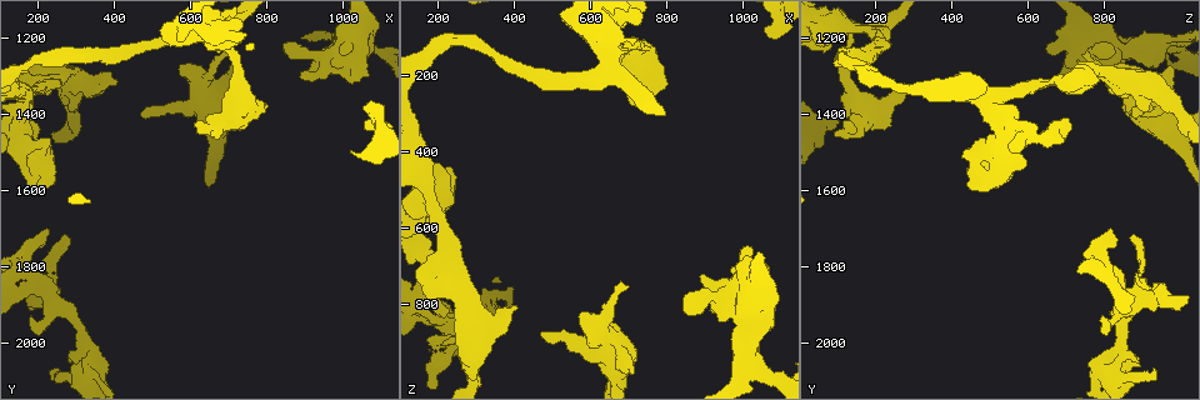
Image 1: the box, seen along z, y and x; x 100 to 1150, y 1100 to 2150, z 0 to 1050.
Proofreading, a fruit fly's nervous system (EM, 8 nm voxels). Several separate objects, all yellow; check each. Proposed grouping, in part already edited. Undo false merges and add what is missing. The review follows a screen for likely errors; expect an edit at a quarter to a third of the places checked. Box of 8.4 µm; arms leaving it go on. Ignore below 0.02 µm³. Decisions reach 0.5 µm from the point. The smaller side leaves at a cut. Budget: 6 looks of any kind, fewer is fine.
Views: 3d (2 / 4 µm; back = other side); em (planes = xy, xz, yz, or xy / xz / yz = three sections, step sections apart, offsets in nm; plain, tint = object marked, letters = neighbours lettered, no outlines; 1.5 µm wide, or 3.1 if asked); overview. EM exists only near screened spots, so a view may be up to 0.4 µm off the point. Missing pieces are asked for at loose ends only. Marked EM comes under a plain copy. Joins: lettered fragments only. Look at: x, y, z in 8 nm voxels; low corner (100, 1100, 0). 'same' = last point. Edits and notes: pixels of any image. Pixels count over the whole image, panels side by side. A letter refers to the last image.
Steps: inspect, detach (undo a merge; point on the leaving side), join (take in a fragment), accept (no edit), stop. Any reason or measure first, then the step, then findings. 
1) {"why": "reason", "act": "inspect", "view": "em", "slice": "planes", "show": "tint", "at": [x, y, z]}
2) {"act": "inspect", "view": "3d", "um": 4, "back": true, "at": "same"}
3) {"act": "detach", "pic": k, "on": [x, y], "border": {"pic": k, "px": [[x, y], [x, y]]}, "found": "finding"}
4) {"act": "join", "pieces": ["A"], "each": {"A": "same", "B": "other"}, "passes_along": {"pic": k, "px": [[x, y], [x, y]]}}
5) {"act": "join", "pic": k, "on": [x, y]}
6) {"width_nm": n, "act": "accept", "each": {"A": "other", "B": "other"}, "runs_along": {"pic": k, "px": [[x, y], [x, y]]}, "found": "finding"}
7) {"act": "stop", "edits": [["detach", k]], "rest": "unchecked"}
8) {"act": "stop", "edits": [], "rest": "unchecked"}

{"why": "free end", "act": "inspect", "view": "em", "slice": "planes", "show": "letters", "at": [175, 1840, 885]}

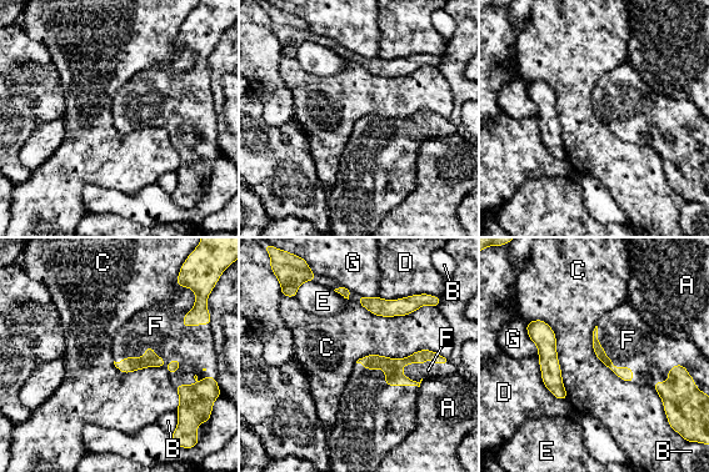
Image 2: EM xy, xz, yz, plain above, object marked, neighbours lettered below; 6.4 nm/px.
{"act": "join", "pieces": ["F"], "each": {"A": "other", "B": "other", "C": "other", "D": "other", "E": "other", "F": "same", "G": "other"}, "passes_along": {"pic": 2, "px": [[128, 365], [153, 347], [155, 326]]}, "found": "the neuron continues"}

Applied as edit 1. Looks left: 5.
{"why": "see it whole again", "act": "inspect", "view": "overview"}

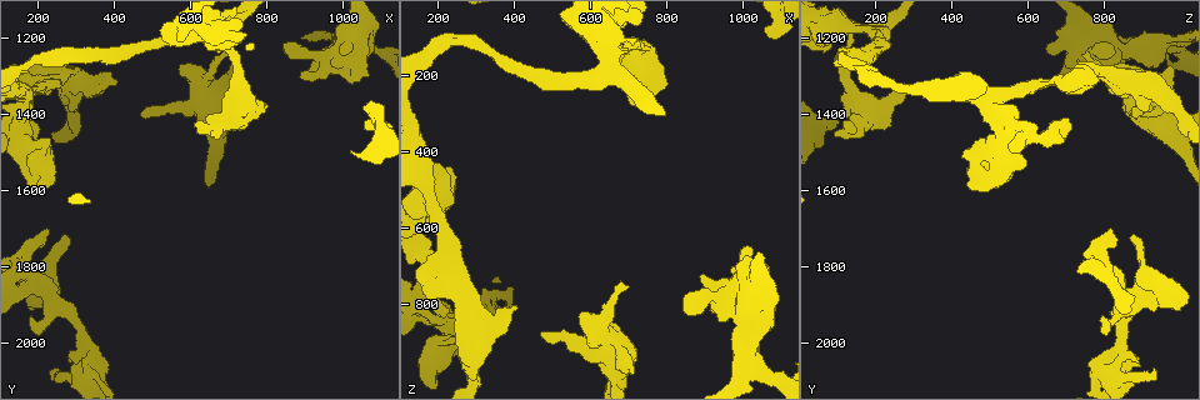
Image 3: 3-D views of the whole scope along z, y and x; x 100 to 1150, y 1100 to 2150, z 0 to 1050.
{"why": "free end", "act": "inspect", "view": "3d", "um": 2, "at": [475, 1405, 880]}

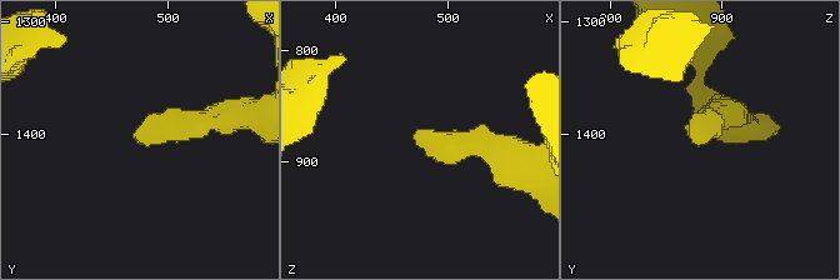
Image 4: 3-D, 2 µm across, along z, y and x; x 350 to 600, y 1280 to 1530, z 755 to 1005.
{"why": "now the EM", "act": "inspect", "view": "em", "slice": "xy", "step": 4, "show": "tint", "at": [470, 1404, 880]}

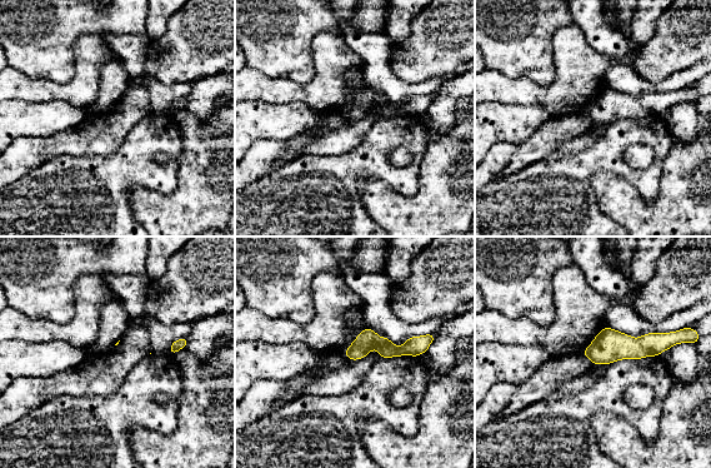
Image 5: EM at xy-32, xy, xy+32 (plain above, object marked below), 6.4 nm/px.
{"why": "cut it another way", "act": "inspect", "view": "em", "slice": "planes", "show": "letters", "at": "same"}

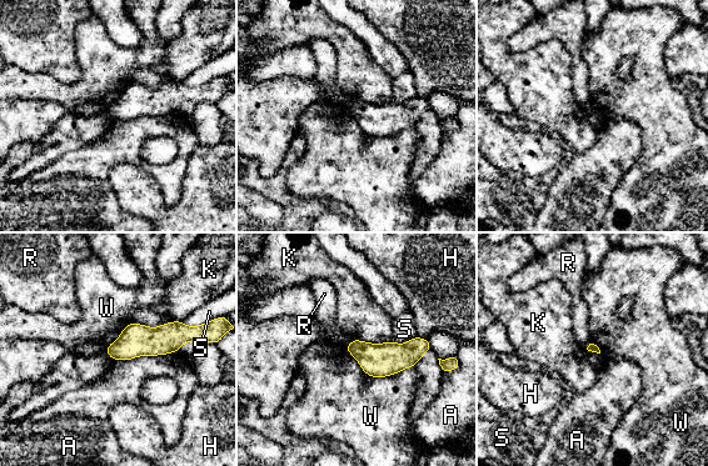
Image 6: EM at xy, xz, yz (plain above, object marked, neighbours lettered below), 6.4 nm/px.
{"act": "accept", "each": {"A": "other", "H": "other", "K": "other", "R": "other", "S": "other", "W": "other"}, "found": "none of them fits"}

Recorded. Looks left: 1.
{"why": "branch stops here", "act": "inspect", "view": "em", "slice": "planes", "show": "letters", "at": [690, 1235, 745]}

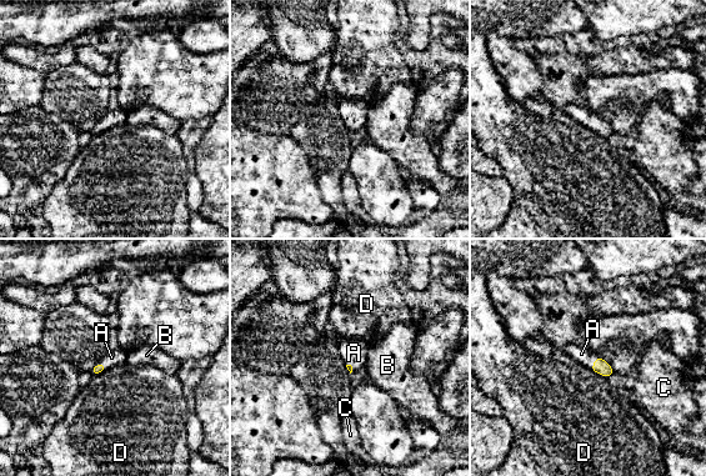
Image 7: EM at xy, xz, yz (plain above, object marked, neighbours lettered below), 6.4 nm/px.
{"act": "join", "pieces": ["A"], "each": {"A": "same", "B": "other", "C": "other", "D": "other"}, "passes_along": {"pic": 7, "px": [[600, 366], [594, 362], [581, 354]]}, "found": "the neuron continues"}

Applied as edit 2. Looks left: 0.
{"act": "stop", "edits": [["join", 2], ["join", 7]], "rest": "unchecked"}

